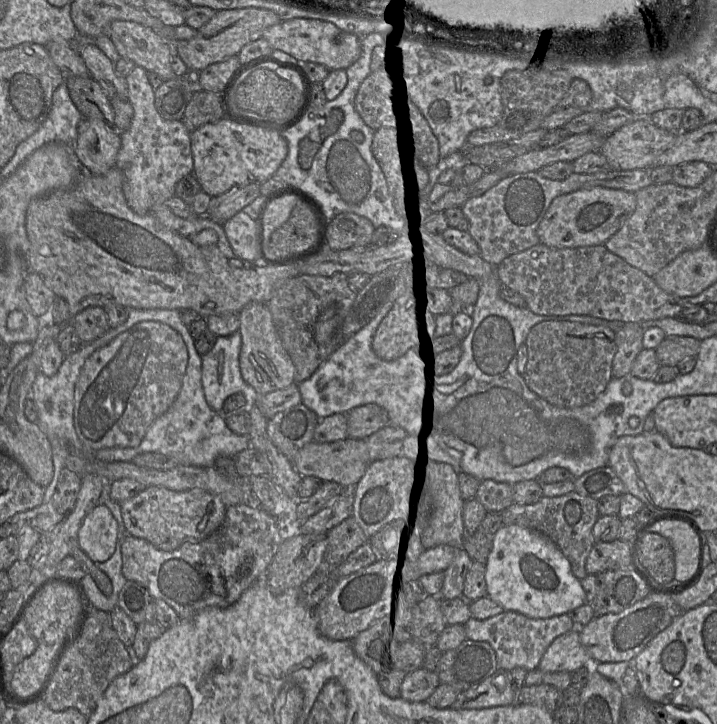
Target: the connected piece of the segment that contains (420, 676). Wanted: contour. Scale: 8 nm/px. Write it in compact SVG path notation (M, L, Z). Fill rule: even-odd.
M421 667L409 672L400 689L400 697L409 702L427 702L441 684L435 671Z

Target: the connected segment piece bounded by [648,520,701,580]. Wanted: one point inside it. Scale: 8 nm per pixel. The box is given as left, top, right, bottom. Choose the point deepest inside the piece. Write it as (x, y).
(686, 544)

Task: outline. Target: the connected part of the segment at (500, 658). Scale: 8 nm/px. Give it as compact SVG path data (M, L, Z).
M504 610L486 619L471 617L464 627L467 639L485 641L492 646L496 653L498 669L506 671L511 671L514 668L524 668L526 671L531 671L538 668L544 653L553 640L576 628L568 614L534 619L510 610Z

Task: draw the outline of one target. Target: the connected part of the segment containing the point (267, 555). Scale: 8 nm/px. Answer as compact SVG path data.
M239 504L226 507L220 528L202 541L188 541L173 551L162 551L145 539L129 535L122 547L122 573L129 581L144 586L153 599L164 600L180 619L189 618L207 607L227 608L266 571L282 540L275 519L260 507Z

